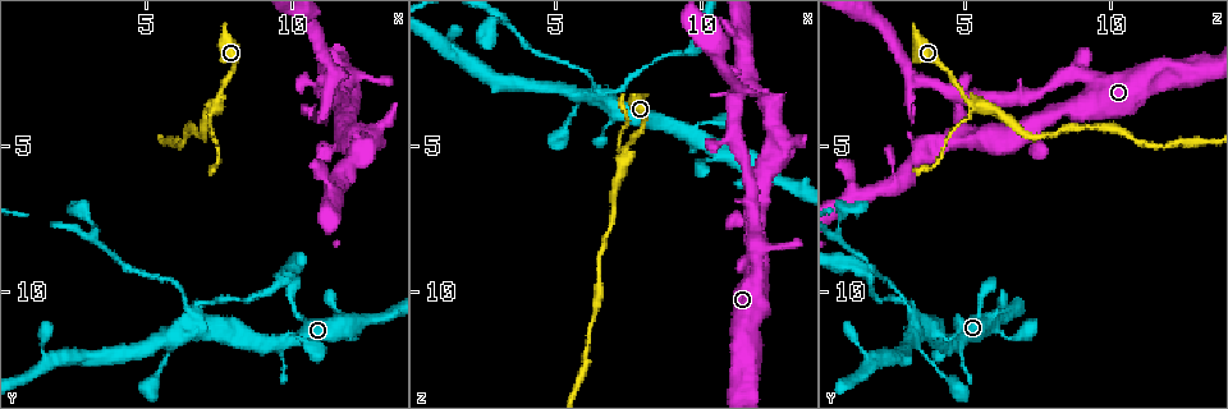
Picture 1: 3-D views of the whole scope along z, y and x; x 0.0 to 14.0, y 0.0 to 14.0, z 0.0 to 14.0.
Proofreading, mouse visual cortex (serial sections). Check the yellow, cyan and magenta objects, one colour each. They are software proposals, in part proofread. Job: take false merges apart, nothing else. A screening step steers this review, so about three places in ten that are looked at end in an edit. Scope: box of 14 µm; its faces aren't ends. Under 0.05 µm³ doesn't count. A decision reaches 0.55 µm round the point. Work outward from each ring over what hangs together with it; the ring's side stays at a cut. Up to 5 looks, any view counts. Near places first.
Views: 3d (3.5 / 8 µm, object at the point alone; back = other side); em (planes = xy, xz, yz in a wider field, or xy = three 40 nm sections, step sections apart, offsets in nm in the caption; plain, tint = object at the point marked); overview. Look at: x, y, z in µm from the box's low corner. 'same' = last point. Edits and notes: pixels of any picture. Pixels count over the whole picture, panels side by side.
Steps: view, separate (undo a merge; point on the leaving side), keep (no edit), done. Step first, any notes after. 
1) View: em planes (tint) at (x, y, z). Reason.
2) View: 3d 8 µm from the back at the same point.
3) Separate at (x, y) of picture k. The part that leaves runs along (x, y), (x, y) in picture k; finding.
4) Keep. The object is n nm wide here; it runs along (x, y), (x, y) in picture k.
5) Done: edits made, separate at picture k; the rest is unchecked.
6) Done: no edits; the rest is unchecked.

View: 3d 3.5 µm at (11.2, 2.6, 3.3). A fork.

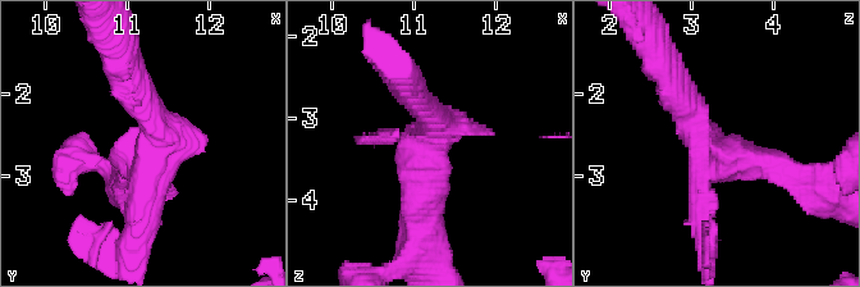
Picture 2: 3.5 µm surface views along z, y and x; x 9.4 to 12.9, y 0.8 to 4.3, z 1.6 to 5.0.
View: em xy step 2 (tint) at (11.20, 2.65, 3.30). Shape alone is not enough.

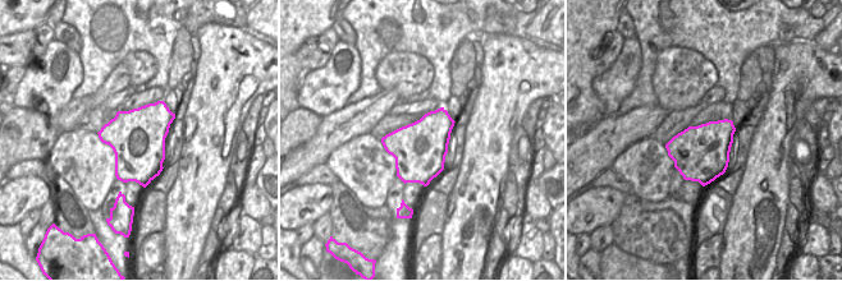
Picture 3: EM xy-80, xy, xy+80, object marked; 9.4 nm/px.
Separate at (146, 232) of picture 2. Two cells meet here.

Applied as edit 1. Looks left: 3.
View: overview. See it whole again.

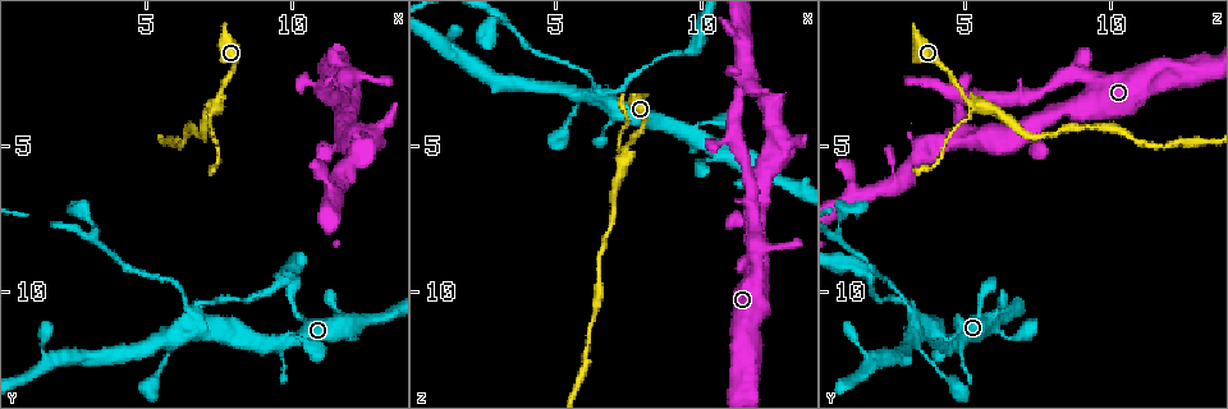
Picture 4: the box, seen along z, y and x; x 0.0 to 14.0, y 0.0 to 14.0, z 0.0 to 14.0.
View: 3d 3.5 µm at (6.7, 11.0, 3.3). Looks like a crossing.

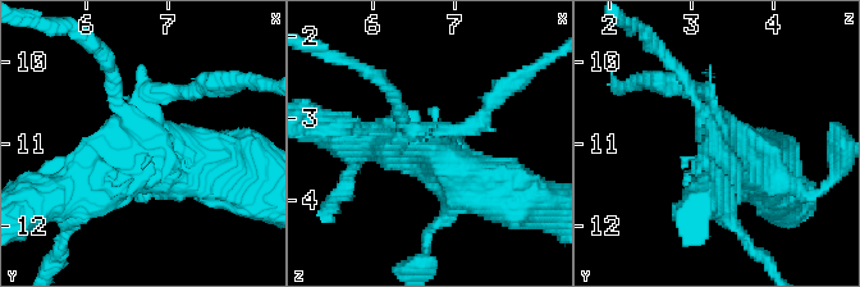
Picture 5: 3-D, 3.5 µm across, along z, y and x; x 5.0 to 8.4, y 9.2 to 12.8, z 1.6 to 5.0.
View: em xy step 3 (tint) at (6.80, 11.00, 3.40).

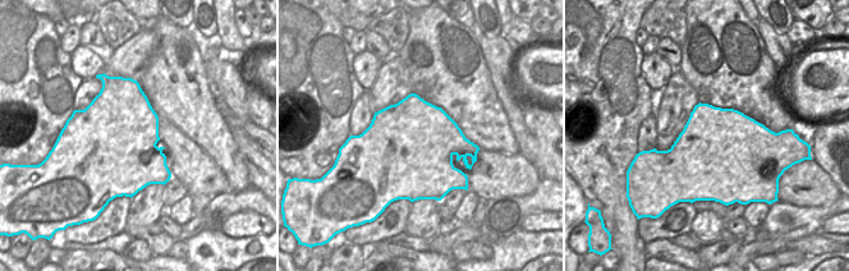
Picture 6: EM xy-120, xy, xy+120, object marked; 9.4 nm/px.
Separate at (476, 122) of picture 5. The object is 950 nm wide here; the part that leaves runs along (421, 140), (366, 71) in picture 5; a second cell is stuck on.

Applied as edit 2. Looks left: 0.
Done: edits made, separate at picture 2, separate at picture 5; the rest is unchecked.

